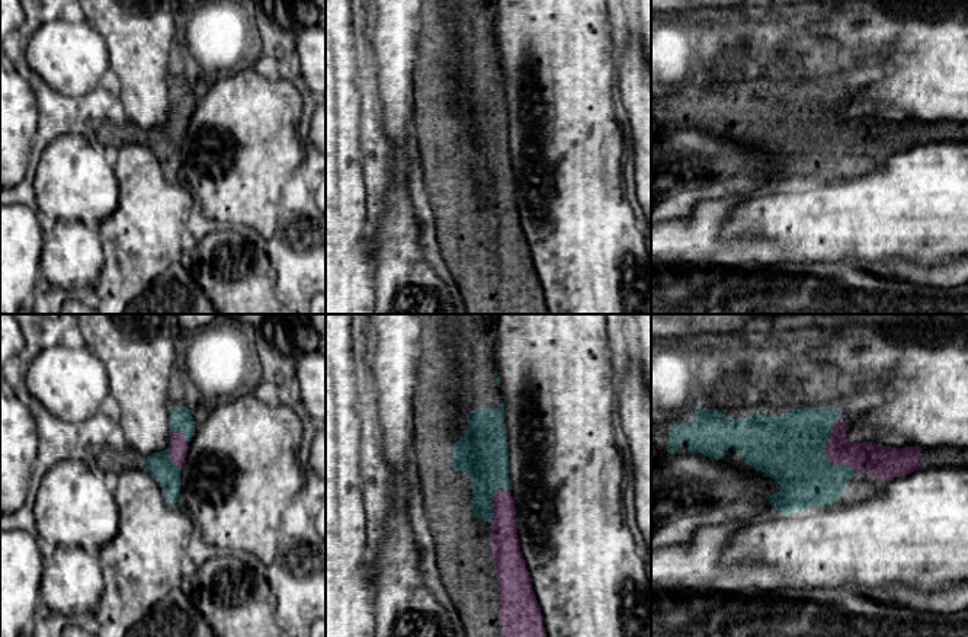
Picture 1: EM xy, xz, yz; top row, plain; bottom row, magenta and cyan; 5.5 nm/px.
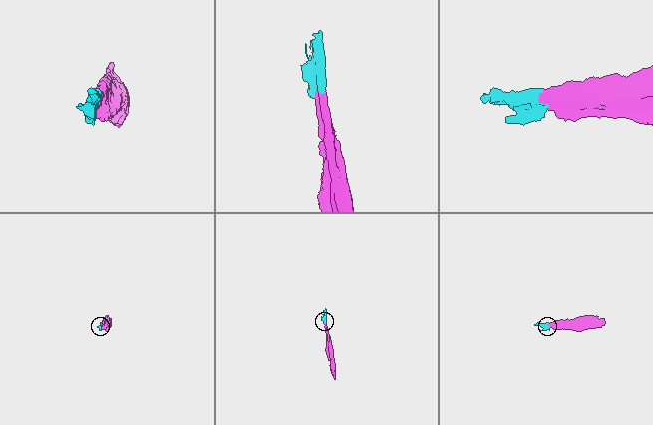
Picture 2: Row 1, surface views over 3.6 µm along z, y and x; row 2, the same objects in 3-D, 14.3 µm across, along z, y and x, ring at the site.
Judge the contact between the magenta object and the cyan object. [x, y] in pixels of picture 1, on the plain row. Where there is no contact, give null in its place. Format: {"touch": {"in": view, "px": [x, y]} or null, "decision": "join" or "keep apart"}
{"touch": {"in": "yz", "px": [826, 125]}, "decision": "join"}

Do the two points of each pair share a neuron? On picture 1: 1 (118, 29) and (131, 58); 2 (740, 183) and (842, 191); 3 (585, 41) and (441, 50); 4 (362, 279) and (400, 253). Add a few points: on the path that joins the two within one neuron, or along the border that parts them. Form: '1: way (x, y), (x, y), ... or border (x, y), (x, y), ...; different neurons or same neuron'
1: way (125, 37), (131, 42), (131, 51); same neuron
2: border (778, 188), (744, 197); different neurons
3: border (496, 15), (493, 26), (494, 42); different neurons
4: border (368, 239), (375, 298); different neurons

